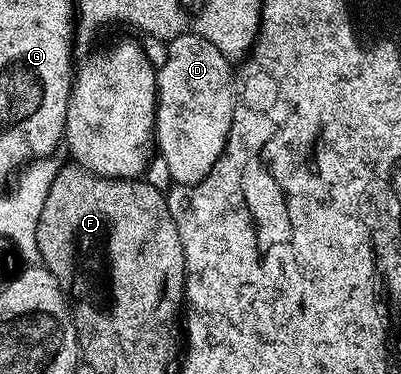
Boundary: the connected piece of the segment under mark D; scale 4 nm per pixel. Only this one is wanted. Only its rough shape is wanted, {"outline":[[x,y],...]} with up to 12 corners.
{"outline":[[197,31],[157,66],[157,155],[174,184],[216,166],[231,61]]}

